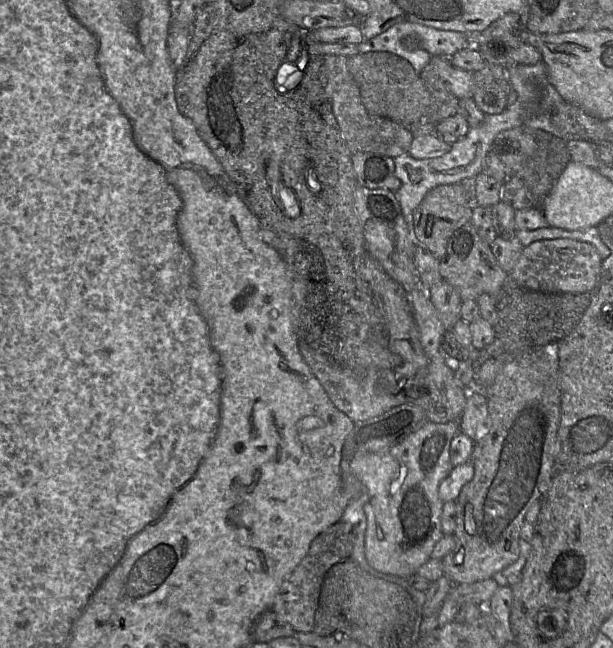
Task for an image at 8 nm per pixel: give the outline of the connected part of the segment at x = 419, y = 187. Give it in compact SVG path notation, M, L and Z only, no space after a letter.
M517 99L515 103L509 105L501 114L486 114L479 126L470 127L468 134L458 139L451 146L449 152L441 157L415 159L407 153L394 158L395 176L402 183L401 187L394 194L408 225L412 227L413 212L429 191L441 185L455 184L461 181L473 181L477 175L483 173L484 159L492 151L496 136L504 130L513 129L523 124L524 108Z

